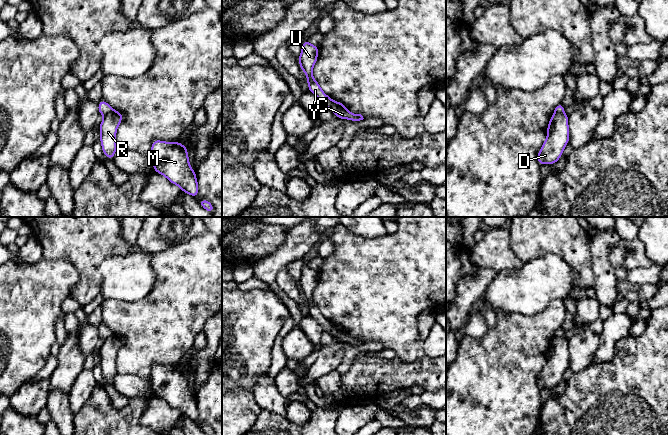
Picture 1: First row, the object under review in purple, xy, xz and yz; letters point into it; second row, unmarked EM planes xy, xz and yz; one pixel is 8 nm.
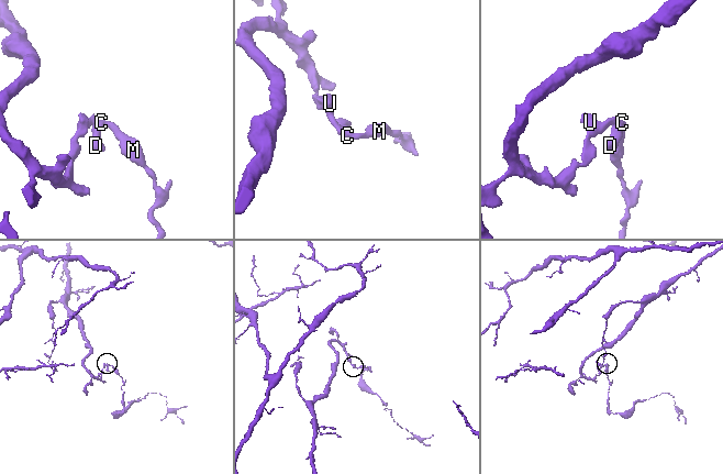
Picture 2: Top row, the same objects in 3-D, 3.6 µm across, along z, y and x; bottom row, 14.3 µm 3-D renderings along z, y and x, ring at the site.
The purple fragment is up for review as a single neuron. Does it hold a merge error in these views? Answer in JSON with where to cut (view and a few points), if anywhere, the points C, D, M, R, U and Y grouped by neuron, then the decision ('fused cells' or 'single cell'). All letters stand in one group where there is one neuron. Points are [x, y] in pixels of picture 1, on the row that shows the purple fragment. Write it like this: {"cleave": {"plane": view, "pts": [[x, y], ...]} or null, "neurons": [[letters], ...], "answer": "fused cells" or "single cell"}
{"cleave": {"plane": "yz", "pts": [[563, 111], [554, 113]]}, "neurons": [["C", "D", "M", "R"], ["U", "Y"]], "answer": "fused cells"}

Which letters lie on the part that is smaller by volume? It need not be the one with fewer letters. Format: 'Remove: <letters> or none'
Remove: C, D, M, R

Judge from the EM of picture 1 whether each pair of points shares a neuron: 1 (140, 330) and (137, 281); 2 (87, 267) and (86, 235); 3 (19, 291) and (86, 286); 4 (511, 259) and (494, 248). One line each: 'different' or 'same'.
1: different
2: same
3: different
4: same

